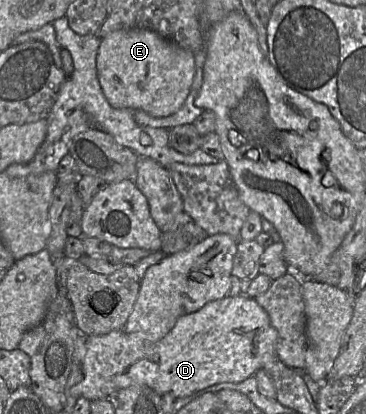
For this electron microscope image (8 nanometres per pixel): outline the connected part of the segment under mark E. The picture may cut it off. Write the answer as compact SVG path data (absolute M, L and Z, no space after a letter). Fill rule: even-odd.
M129 28L111 32L101 39L96 69L102 91L112 107L143 110L153 117L167 117L183 105L195 75L195 61L193 53L158 33L145 28Z

